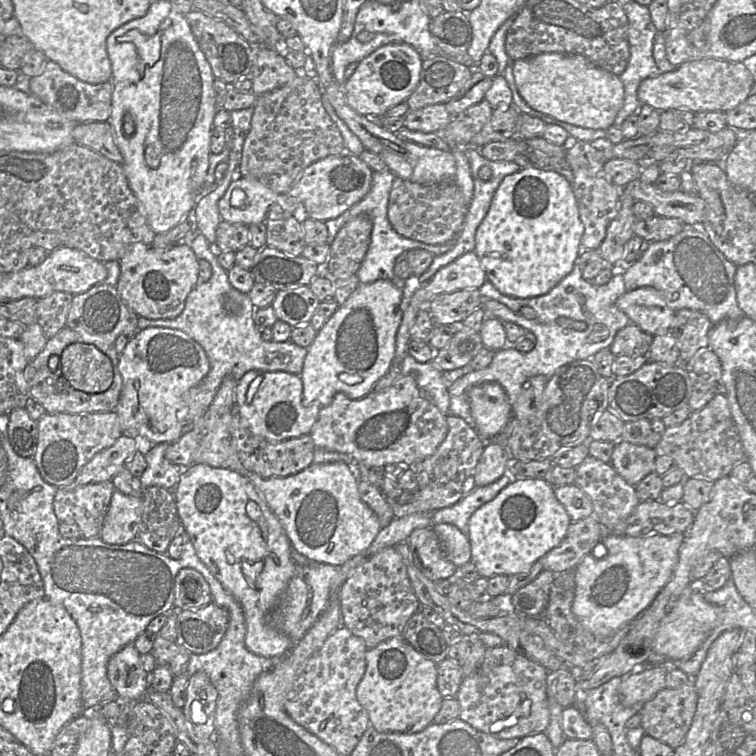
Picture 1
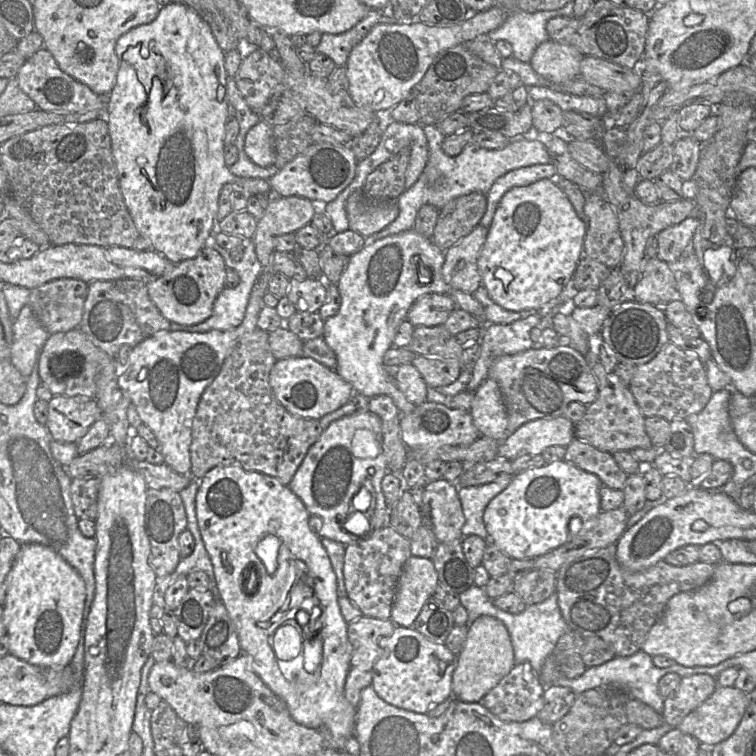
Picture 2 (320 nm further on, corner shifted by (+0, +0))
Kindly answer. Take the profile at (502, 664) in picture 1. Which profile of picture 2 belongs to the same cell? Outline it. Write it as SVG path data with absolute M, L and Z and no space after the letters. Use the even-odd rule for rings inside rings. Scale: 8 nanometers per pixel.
M524 664L515 665L481 701L492 714L505 722L525 722L544 707L545 686L538 674L523 676Z

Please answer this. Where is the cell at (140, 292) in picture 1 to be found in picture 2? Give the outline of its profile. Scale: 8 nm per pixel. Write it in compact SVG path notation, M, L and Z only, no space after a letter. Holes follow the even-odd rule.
M205 246L194 258L174 264L163 276L148 282L147 291L151 301L170 323L190 326L211 316L215 299L226 287L225 280L223 257L212 246Z

